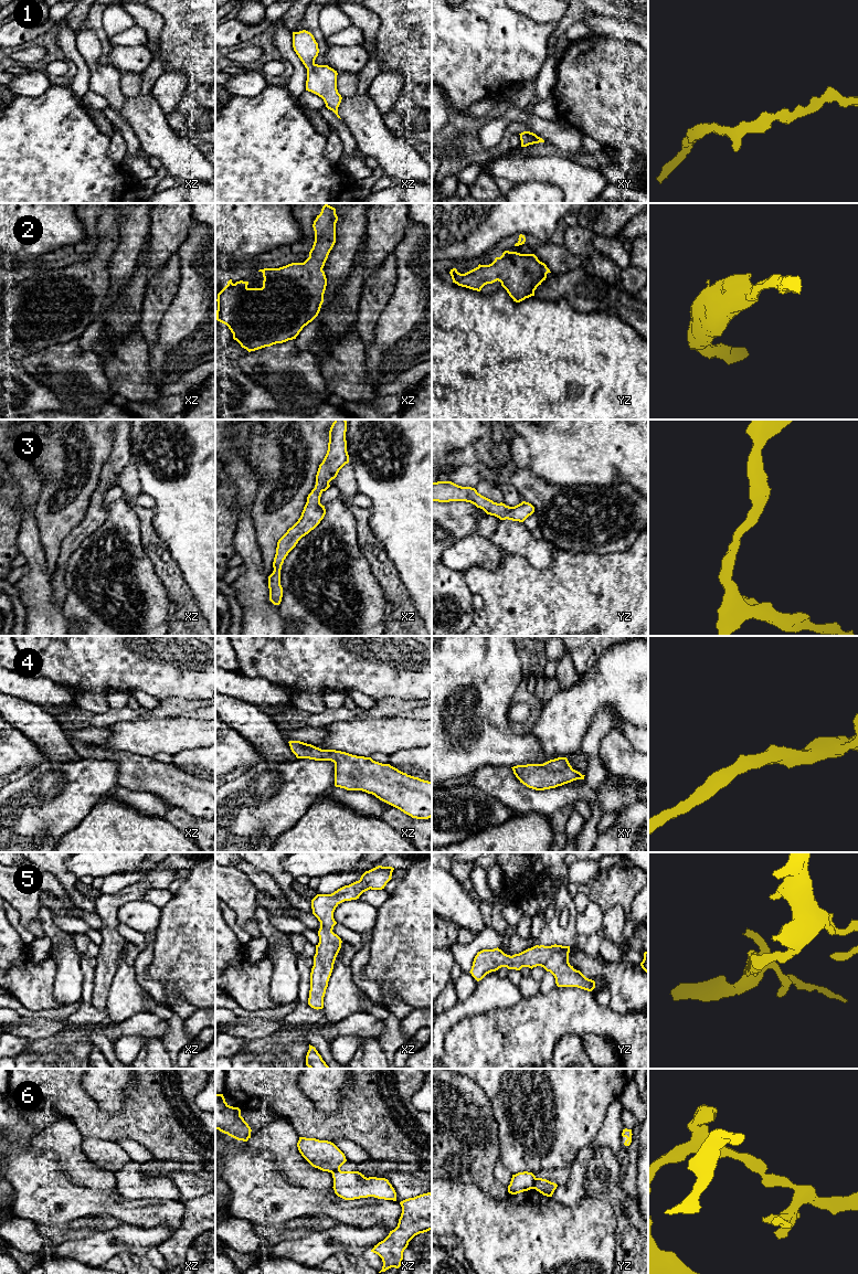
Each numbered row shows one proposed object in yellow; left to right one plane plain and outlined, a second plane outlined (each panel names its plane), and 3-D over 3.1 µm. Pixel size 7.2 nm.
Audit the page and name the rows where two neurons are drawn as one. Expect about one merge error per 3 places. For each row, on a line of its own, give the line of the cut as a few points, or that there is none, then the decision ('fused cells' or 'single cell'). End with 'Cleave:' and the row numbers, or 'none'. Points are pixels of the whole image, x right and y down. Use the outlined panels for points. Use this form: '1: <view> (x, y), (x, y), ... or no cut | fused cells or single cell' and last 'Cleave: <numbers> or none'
1: no cut | single cell
2: no cut | single cell
3: no cut | single cell
4: no cut | single cell
5: no cut | single cell
6: yz (536, 1178), (532, 1188) | fused cells
Cleave: 6

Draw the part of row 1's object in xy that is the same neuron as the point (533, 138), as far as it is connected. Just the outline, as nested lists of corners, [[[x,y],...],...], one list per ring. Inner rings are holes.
[[[523,131],[520,135],[521,147],[527,147],[529,145],[544,142],[544,140],[538,137],[536,134],[530,131]]]

